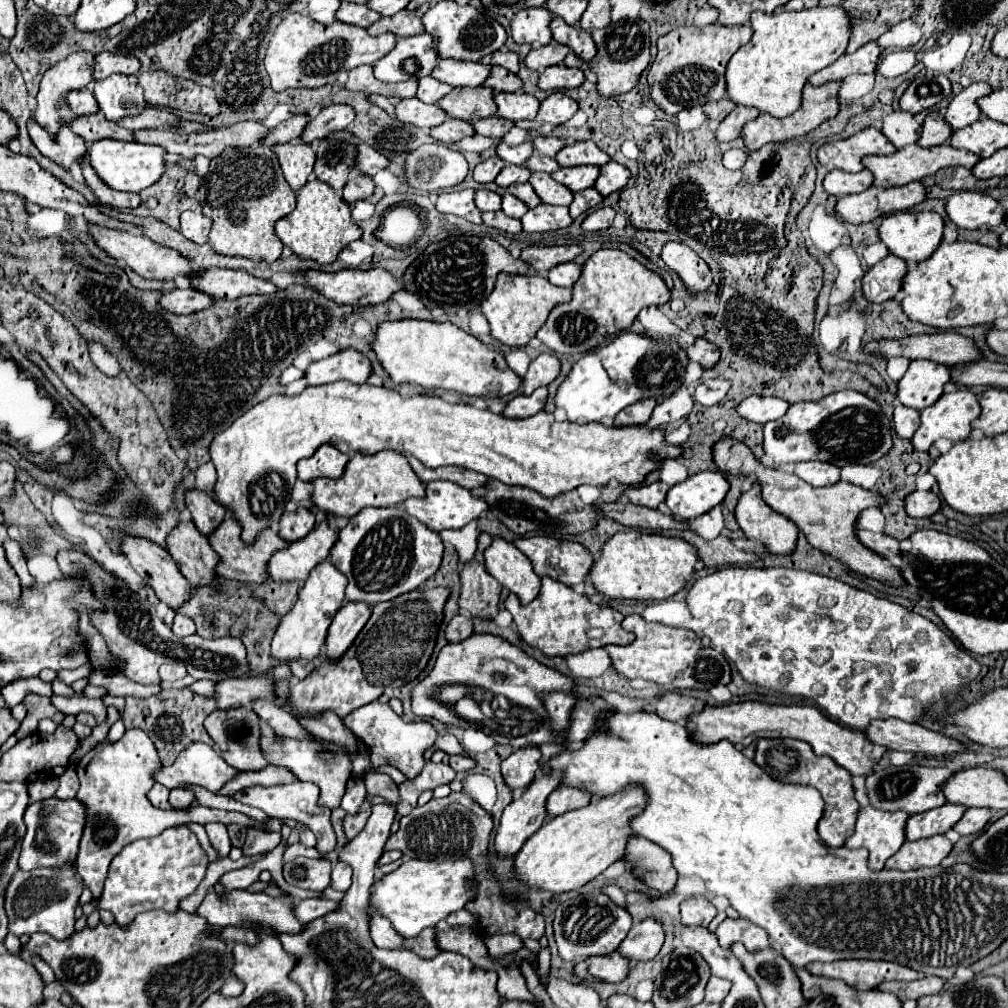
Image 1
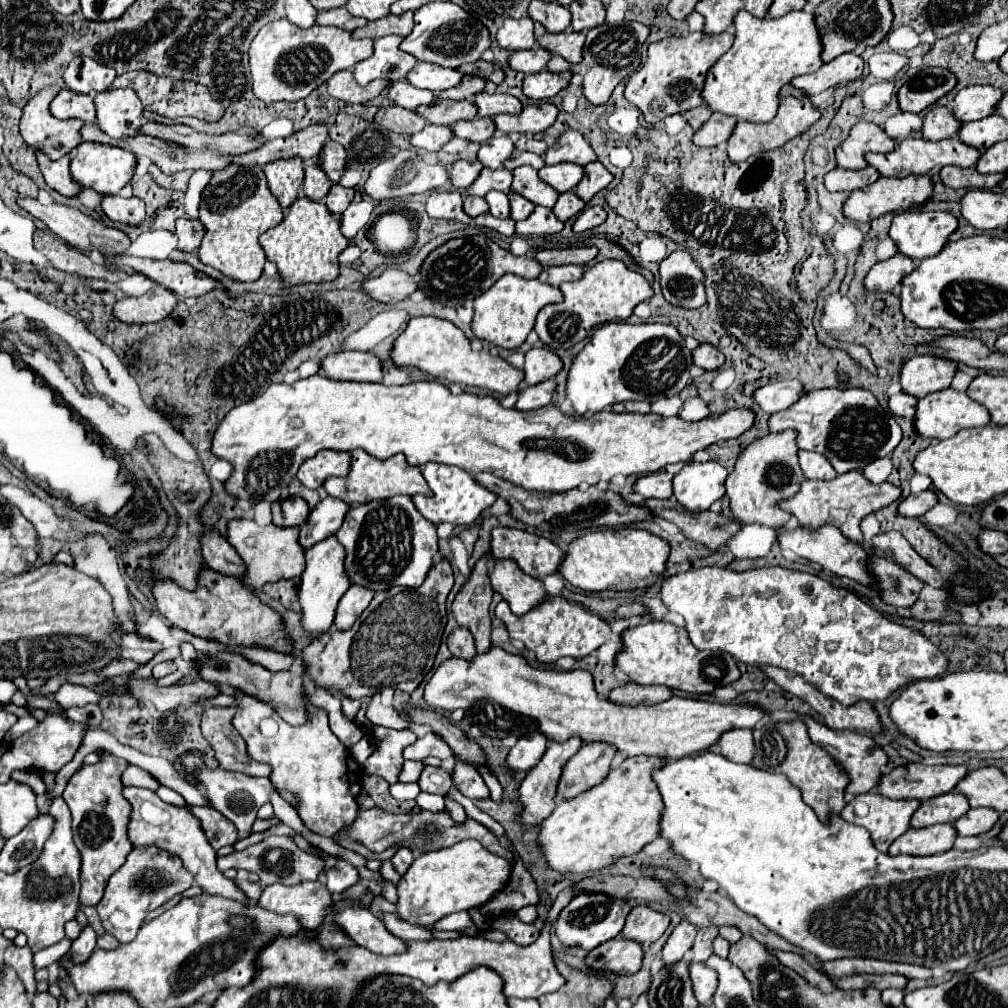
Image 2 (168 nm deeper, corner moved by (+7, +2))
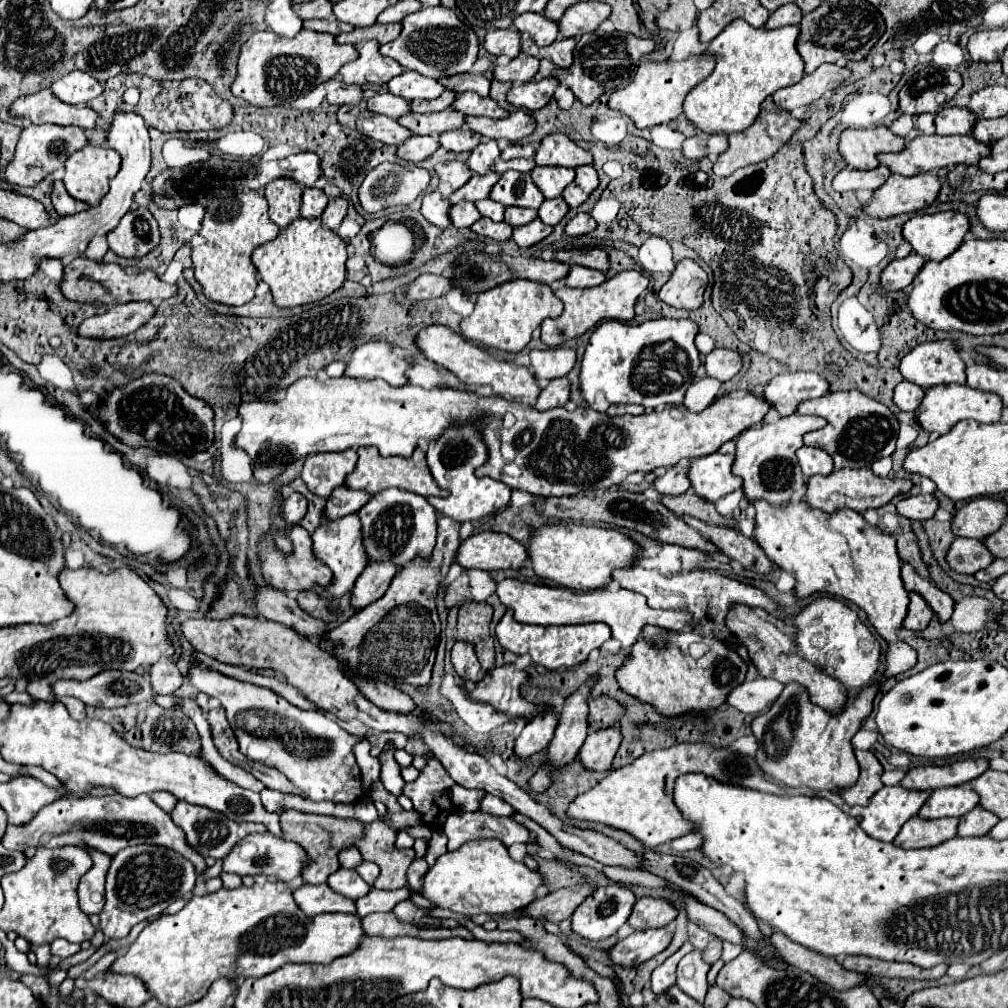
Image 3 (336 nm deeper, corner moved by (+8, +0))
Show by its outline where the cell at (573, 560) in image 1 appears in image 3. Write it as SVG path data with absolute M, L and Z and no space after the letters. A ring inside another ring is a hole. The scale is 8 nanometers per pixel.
M476 533L468 537L456 555L464 569L522 569L530 563L528 547L506 533Z

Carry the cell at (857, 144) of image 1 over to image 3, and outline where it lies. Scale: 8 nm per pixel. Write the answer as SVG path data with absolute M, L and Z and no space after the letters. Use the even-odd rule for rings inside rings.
M872 127L872 129L846 129L840 137L840 155L846 161L846 167L852 169L874 169L878 167L878 153L898 153L904 149L904 139L896 137L888 127Z

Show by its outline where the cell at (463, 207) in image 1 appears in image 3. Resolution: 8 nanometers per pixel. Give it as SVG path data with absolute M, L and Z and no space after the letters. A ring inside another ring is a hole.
M440 191L426 193L422 199L422 215L436 227L450 227L450 207L452 203L440 195Z

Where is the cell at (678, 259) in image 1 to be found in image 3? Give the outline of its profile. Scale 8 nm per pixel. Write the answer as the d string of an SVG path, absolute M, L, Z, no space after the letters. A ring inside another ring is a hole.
M682 259L676 263L670 279L658 291L658 299L676 309L698 309L702 305L702 295L708 285L704 269L694 259Z

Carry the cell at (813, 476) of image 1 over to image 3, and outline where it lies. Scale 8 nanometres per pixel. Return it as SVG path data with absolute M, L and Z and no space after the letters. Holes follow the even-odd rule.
M800 447L796 451L796 457L798 457L798 463L802 467L802 473L806 477L812 477L812 475L830 475L834 471L834 465L832 465L832 459L826 451L822 449L814 449L814 447Z

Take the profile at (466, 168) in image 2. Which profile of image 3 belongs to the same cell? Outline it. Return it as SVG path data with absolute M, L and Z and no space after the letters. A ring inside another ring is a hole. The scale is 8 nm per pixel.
M446 161L446 163L438 163L436 173L440 177L440 181L448 181L452 185L452 189L460 189L462 185L468 183L468 179L472 177L472 171L466 167L466 163L462 161Z

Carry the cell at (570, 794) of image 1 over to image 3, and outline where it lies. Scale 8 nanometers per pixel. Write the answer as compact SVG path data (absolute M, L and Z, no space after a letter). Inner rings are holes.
M616 727L612 729L600 729L586 737L584 745L580 747L578 759L588 771L606 773L612 769L614 755L620 747L620 733Z

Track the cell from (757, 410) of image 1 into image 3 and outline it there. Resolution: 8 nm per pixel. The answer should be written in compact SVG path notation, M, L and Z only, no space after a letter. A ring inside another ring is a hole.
M796 371L774 377L764 389L764 399L772 403L780 415L792 415L798 403L822 397L824 393L828 393L828 381L824 377L810 371Z

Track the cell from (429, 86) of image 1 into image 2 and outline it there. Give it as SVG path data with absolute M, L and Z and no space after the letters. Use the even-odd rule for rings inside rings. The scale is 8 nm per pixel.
M395 81L387 89L387 99L391 99L395 105L403 109L415 109L419 105L429 105L433 103L433 93L425 89L417 89L409 85L407 81Z

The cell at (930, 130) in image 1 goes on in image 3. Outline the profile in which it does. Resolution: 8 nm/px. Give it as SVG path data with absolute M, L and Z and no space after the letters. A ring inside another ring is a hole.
M944 107L936 113L936 135L966 135L970 133L976 115L960 107Z

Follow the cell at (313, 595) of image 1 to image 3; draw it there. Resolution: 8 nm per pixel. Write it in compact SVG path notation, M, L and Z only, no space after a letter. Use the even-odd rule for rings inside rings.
M352 513L336 521L322 521L322 525L312 533L312 541L316 559L332 569L332 581L328 585L314 585L312 591L318 597L334 603L354 587L354 581L368 565L368 559L364 559L364 549L360 545L360 519L356 519L356 513Z

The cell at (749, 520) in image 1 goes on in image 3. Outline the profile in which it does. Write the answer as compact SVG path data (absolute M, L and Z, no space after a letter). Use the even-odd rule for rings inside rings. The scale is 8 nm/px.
M792 413L788 417L778 419L776 423L752 427L738 437L732 473L742 479L742 491L750 503L766 499L768 503L772 503L772 507L784 507L790 501L794 491L804 485L804 475L794 453L800 445L804 445L804 433L820 427L824 427L824 419Z

